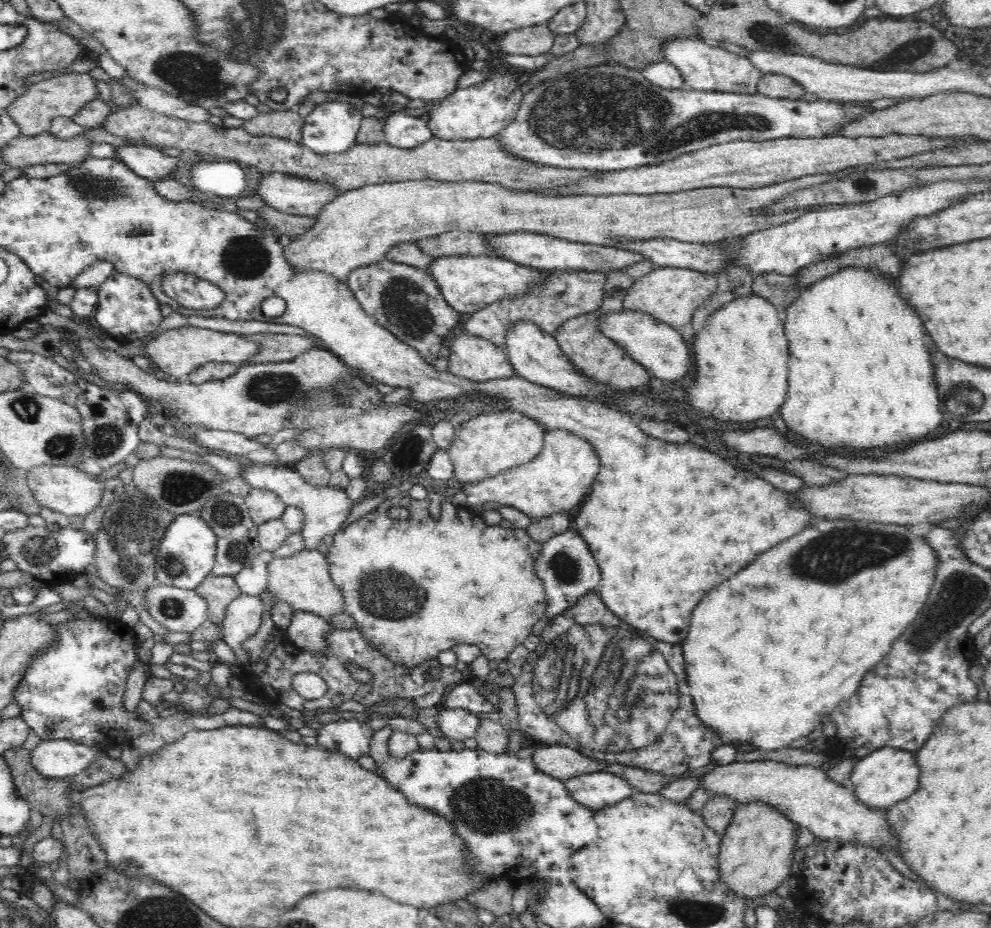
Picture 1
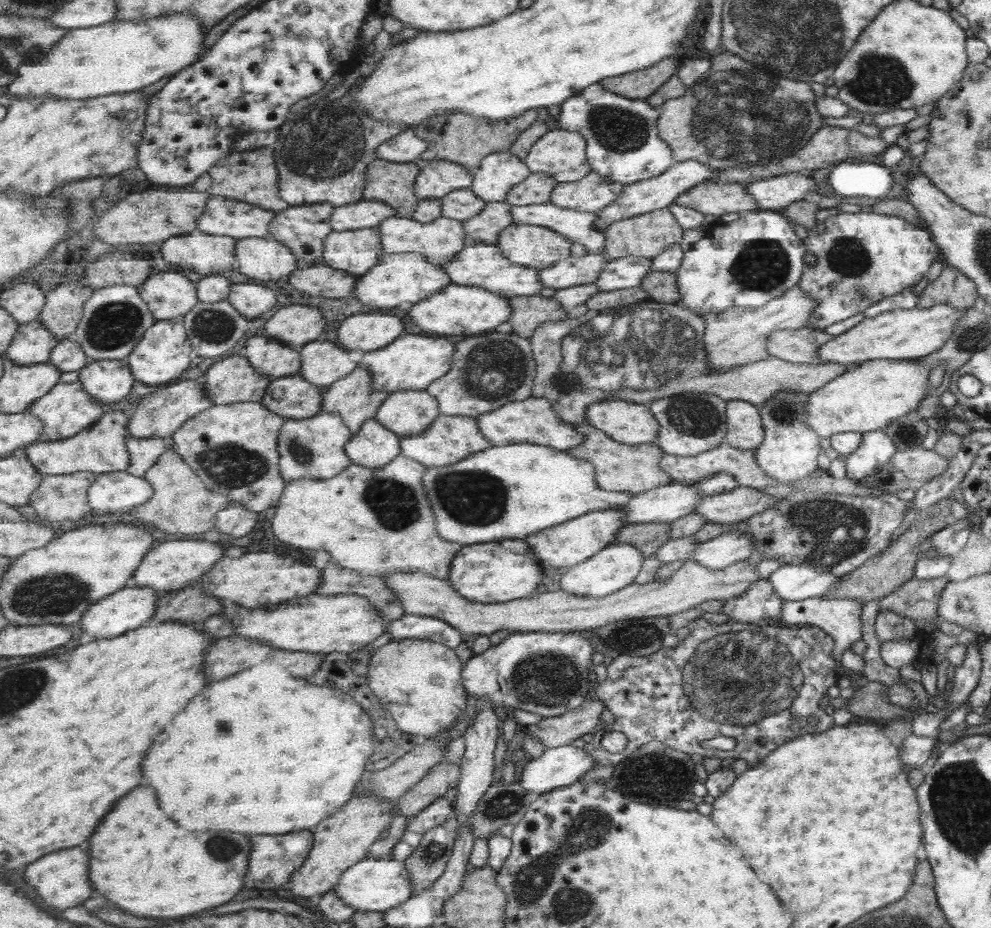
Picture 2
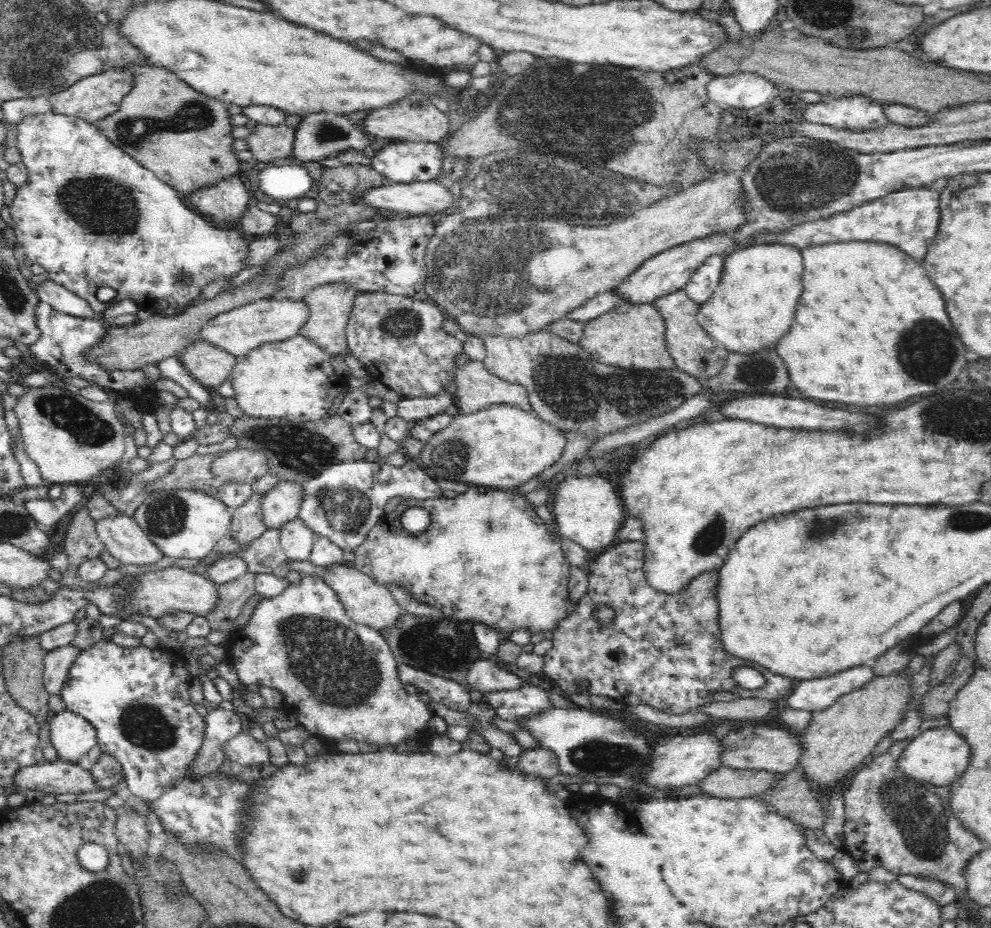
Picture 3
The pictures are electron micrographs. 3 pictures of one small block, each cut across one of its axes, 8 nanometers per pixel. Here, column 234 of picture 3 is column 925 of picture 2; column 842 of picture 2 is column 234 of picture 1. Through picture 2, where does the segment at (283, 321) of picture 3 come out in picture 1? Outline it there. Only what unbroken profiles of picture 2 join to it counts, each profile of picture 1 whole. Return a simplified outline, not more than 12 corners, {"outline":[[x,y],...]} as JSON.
{"outline":[[182,326],[144,346],[154,370],[186,380],[210,362],[242,366],[248,336]]}

